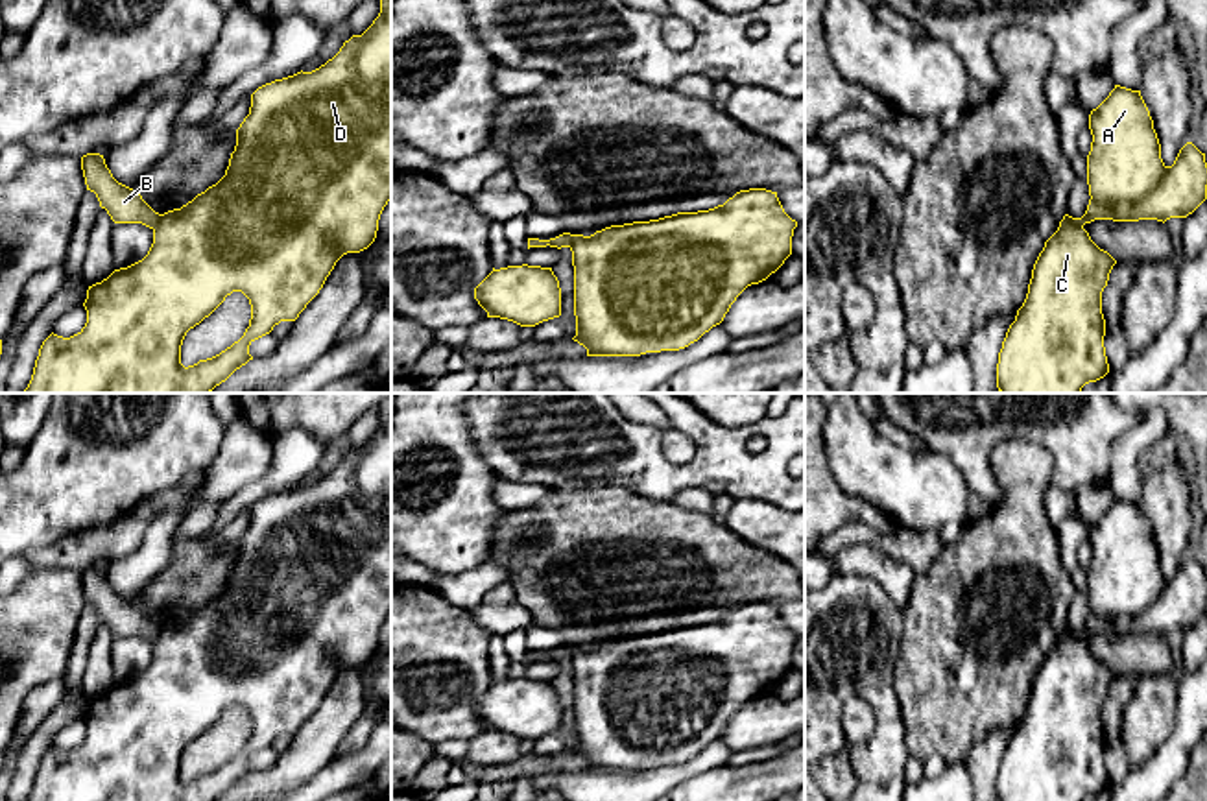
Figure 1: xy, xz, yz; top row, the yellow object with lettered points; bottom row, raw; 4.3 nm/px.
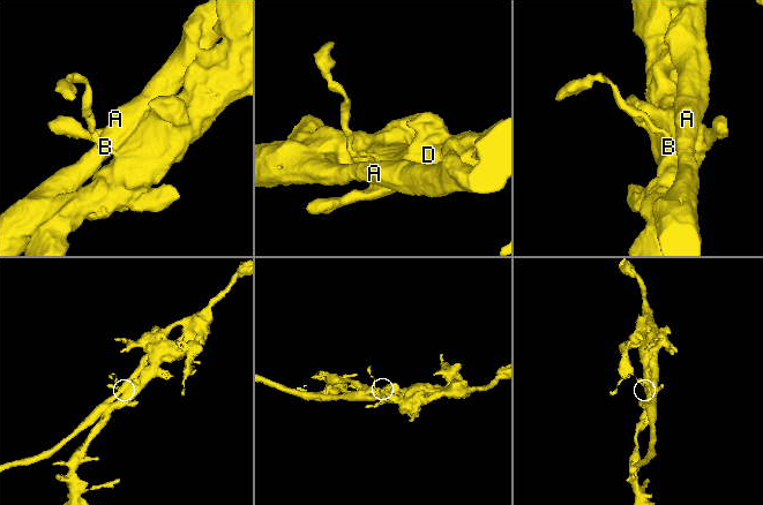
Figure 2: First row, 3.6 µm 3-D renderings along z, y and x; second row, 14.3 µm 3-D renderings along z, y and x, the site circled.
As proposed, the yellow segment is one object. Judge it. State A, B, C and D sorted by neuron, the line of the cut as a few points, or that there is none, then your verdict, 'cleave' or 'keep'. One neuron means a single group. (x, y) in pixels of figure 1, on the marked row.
A C D / B | xy (161, 215), (154, 229) | cleave

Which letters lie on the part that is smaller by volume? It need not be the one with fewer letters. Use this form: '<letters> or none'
B

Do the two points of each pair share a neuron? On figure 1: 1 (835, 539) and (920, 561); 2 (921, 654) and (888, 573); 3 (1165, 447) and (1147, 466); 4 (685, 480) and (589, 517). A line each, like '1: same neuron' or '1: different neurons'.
1: same neuron
2: different neurons
3: same neuron
4: different neurons

